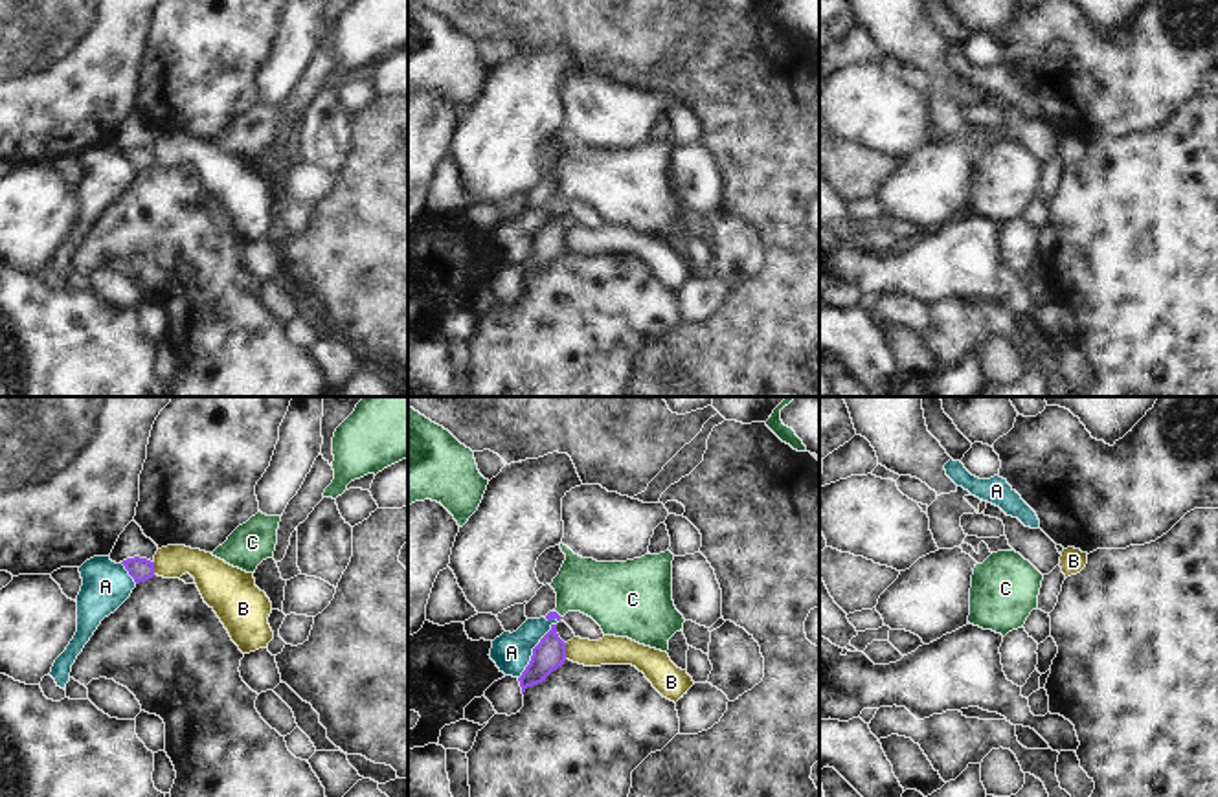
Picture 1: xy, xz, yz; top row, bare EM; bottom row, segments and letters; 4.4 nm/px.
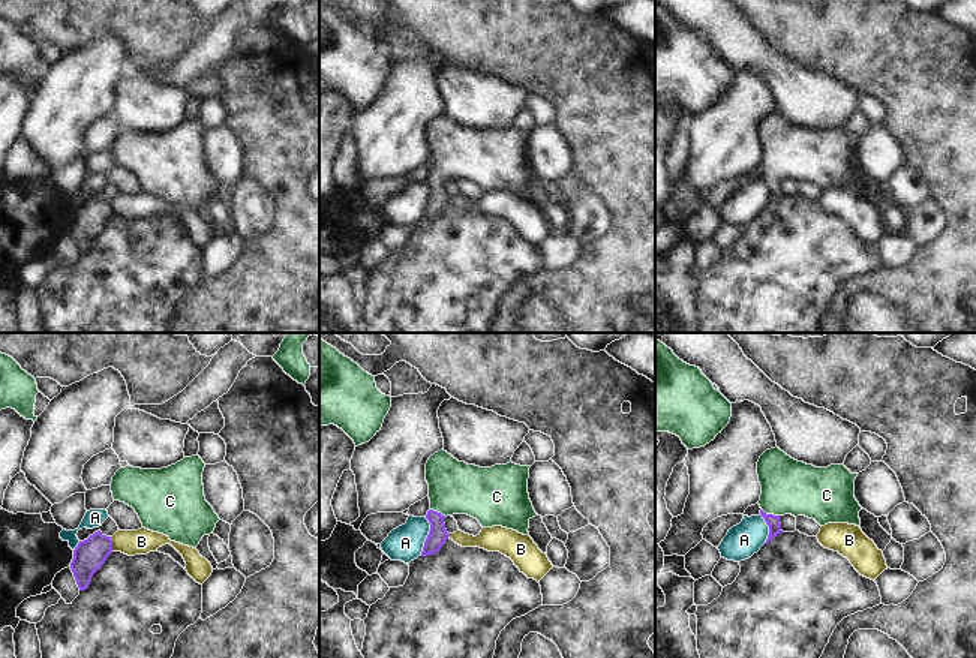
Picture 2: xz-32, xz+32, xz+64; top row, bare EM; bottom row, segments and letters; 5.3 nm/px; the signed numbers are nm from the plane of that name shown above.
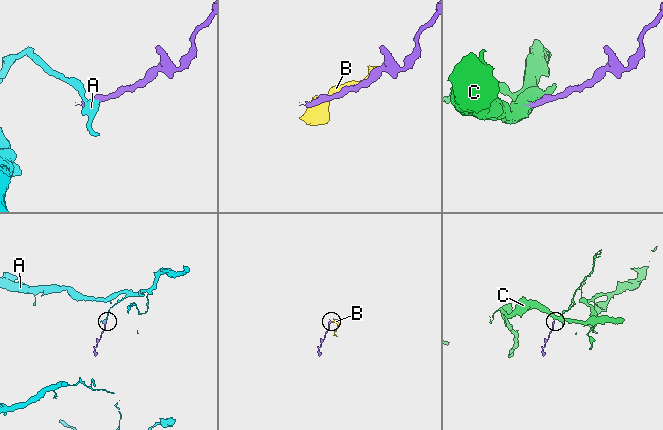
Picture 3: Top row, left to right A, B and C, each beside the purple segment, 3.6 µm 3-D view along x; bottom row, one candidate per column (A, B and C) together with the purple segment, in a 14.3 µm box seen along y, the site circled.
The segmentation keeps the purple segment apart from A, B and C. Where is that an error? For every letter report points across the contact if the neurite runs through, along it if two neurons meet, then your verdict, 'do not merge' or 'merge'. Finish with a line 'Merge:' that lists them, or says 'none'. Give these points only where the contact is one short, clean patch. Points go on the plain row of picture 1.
A: border along xz (555, 206), (518, 267); do not merge
B: do not merge
C: runs through xz (550, 204), (557, 202), (577, 182), (610, 182); merge
Merge: C

